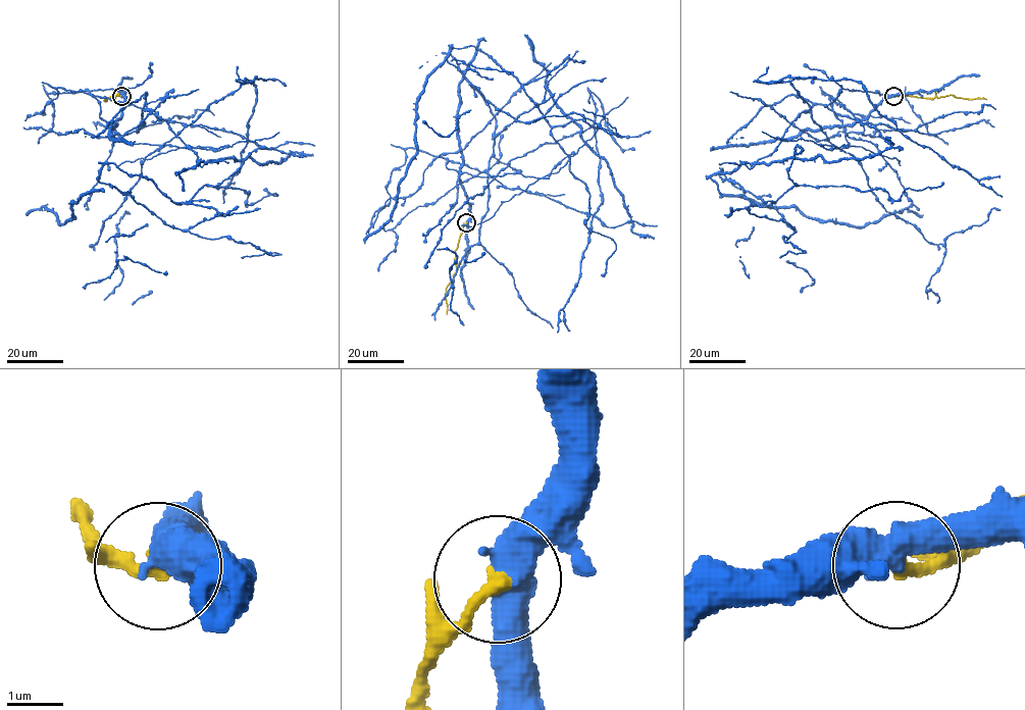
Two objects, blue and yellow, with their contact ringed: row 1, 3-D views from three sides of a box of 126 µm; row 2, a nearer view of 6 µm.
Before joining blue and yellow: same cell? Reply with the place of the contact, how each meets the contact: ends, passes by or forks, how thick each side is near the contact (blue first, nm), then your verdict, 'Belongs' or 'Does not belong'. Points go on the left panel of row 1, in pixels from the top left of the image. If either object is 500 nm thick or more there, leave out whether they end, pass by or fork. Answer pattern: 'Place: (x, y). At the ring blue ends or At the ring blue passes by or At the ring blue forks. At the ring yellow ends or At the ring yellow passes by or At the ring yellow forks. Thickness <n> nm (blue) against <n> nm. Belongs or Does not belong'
Place: (121, 96). Thickness 550 nm (blue) against 260 nm. Does not belong

